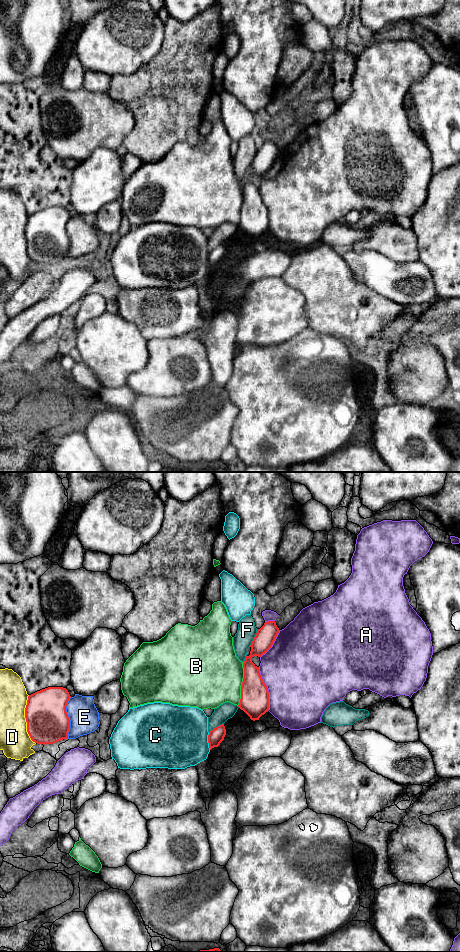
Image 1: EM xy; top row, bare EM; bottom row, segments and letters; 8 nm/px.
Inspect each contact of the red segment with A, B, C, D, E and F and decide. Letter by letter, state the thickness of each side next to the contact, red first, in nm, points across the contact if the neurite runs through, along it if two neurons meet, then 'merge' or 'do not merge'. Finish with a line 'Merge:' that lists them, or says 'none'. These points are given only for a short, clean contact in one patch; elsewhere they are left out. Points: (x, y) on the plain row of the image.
A: 220/500 nm | do not merge
B: 220/480 nm | do not merge
C: 120/500 nm | do not merge
D: 340/240 nm | do not merge
E: 340/240 nm | do not merge
F: 160/150 nm | do not merge
Merge: none

